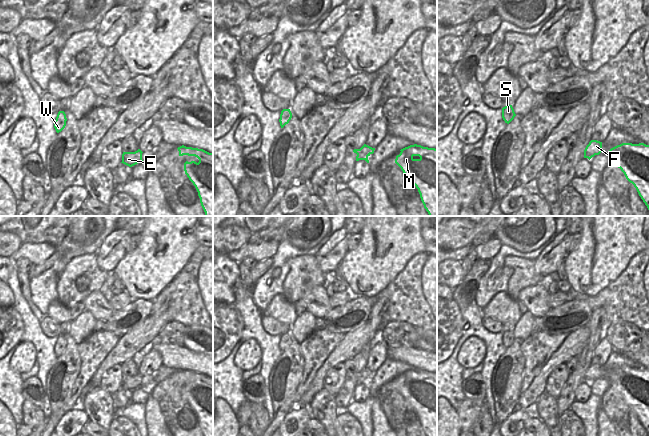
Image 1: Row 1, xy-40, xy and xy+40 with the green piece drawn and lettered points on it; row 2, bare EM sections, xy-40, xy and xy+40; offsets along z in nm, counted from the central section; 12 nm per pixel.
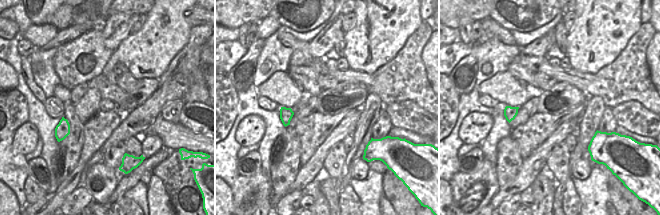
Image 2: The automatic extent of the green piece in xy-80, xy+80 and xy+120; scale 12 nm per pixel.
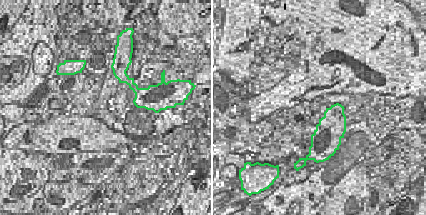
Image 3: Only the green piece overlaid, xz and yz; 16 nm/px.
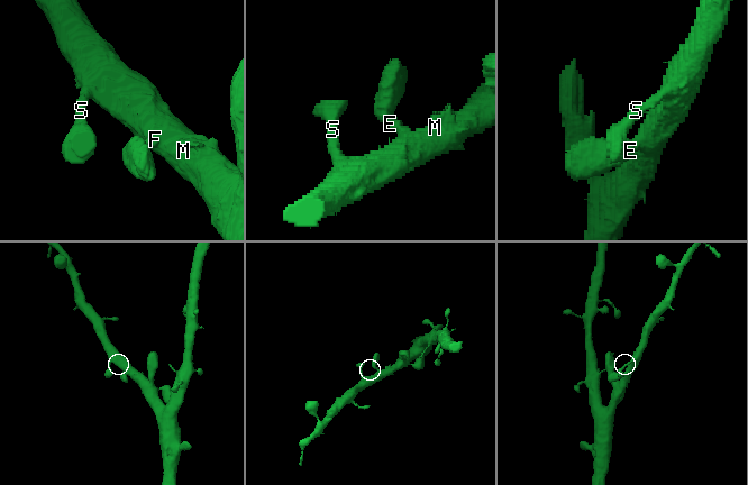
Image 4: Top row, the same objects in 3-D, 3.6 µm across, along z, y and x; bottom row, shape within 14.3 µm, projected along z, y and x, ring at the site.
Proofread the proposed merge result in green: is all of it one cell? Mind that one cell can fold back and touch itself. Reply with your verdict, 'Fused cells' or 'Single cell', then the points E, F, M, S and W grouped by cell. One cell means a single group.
Single cell. Groups: E F M S W

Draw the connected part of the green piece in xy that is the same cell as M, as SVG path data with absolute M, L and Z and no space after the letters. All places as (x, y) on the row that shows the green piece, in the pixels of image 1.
M414 144L400 151L395 163L418 189L429 216L437 216L437 149Z

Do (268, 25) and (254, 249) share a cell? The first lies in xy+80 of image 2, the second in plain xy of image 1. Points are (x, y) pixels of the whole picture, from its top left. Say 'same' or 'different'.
same

